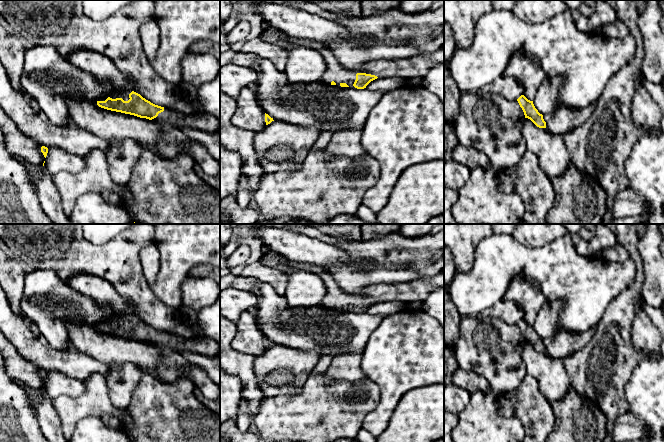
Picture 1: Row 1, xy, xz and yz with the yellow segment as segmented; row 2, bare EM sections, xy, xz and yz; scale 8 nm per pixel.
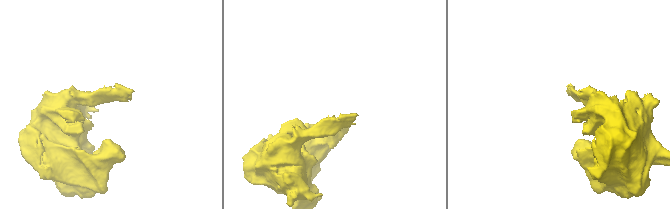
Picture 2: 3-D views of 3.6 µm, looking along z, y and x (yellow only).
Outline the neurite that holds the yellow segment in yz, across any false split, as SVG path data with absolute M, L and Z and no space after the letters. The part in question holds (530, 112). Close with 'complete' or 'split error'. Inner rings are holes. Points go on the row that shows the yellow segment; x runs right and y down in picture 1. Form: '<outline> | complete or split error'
M521 95L517 101L524 112L525 118L530 119L539 128L546 128L543 115L535 108L533 101L528 100L524 95Z | complete

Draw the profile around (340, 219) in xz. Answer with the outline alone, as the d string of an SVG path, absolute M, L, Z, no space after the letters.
M338 215L336 217L333 217L329 222L326 224L380 224L378 222L376 223L367 223L363 221L362 219L357 218L355 215Z

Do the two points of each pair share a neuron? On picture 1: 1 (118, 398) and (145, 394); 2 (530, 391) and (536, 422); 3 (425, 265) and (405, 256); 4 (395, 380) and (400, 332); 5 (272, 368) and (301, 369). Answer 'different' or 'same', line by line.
1: different
2: same
3: same
4: same
5: same

